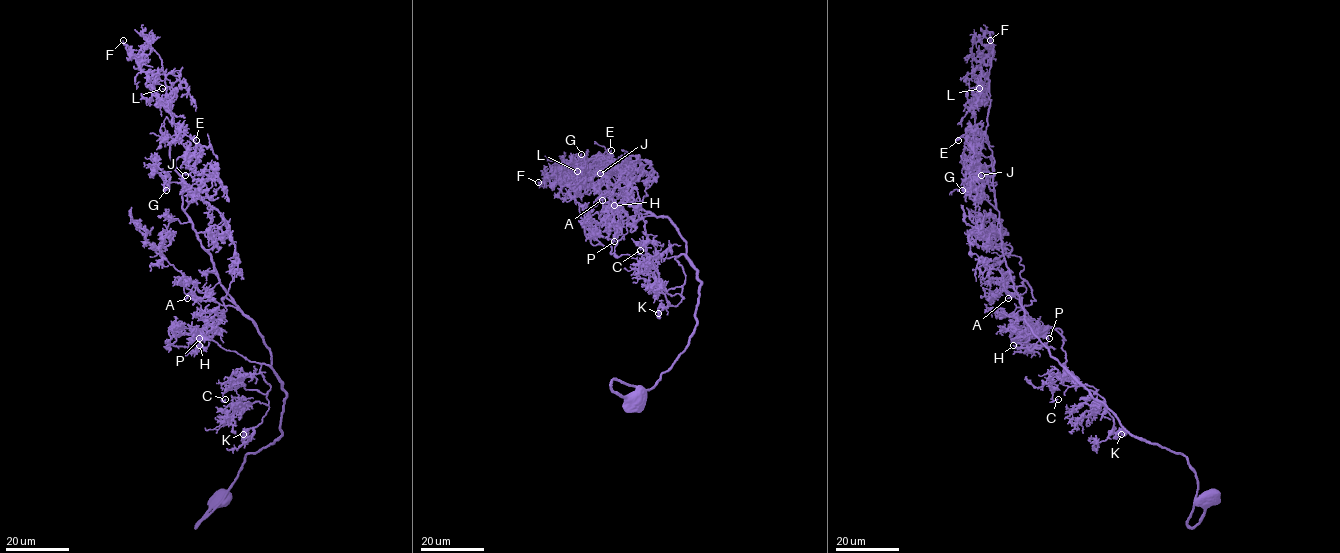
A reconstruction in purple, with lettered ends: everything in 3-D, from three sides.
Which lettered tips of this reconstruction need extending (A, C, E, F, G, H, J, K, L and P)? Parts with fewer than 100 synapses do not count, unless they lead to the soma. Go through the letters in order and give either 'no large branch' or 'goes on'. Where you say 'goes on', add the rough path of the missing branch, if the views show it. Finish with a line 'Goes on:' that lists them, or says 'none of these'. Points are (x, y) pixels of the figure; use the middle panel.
A: goes on; missing branch runs (602, 200), (599, 192), (596, 198), (591, 192), (584, 175), (574, 177)
C: no large branch
E: no large branch
F: no large branch
G: no large branch
H: no large branch
J: no large branch
K: no large branch
L: no large branch
P: no large branch
Goes on: A

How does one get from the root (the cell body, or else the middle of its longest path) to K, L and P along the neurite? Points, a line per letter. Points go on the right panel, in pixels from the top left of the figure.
K: (1207, 497), (1196, 497), (1184, 456), (1131, 434), (1063, 364), (1074, 383), (1104, 399), (1121, 434)
L: (1207, 497), (1196, 497), (1184, 456), (1131, 434), (1026, 322), (1003, 254), (986, 136), (991, 100), (979, 88)
P: (1207, 497), (1196, 497), (1184, 456), (1131, 434), (1062, 365), (1055, 330), (1019, 335), (1049, 338)

